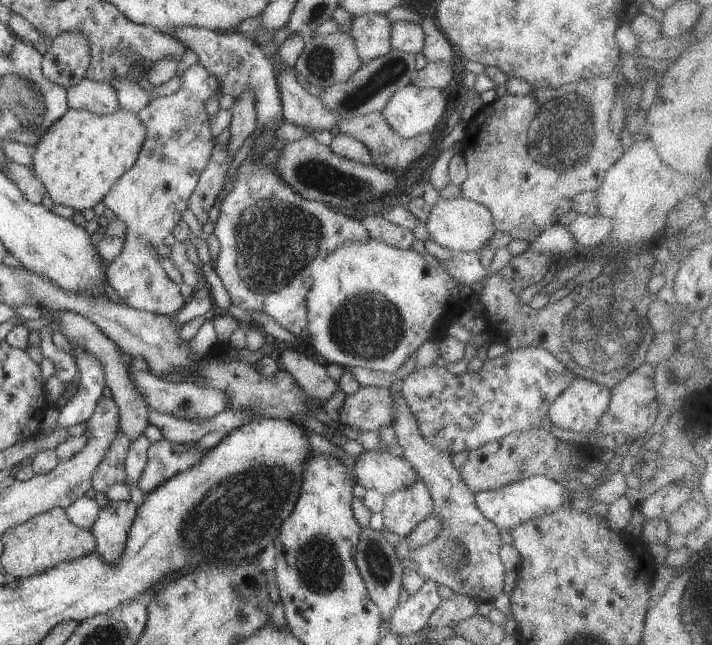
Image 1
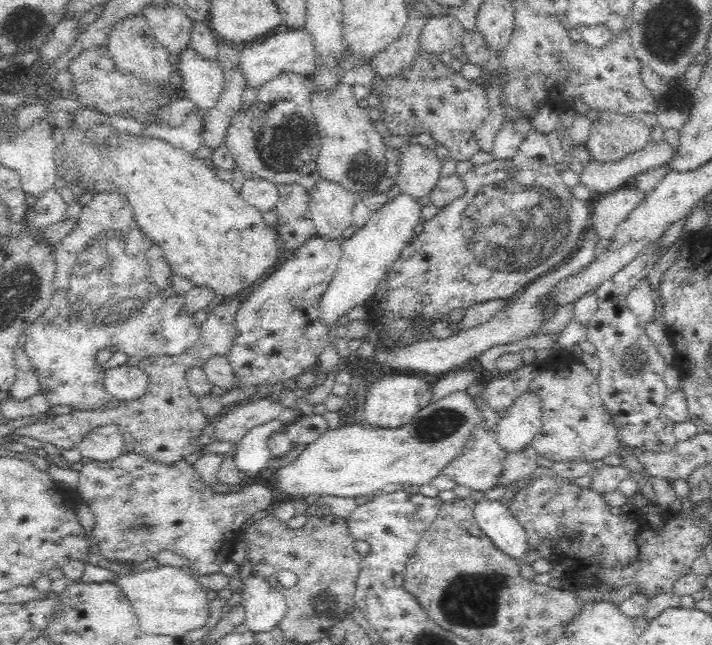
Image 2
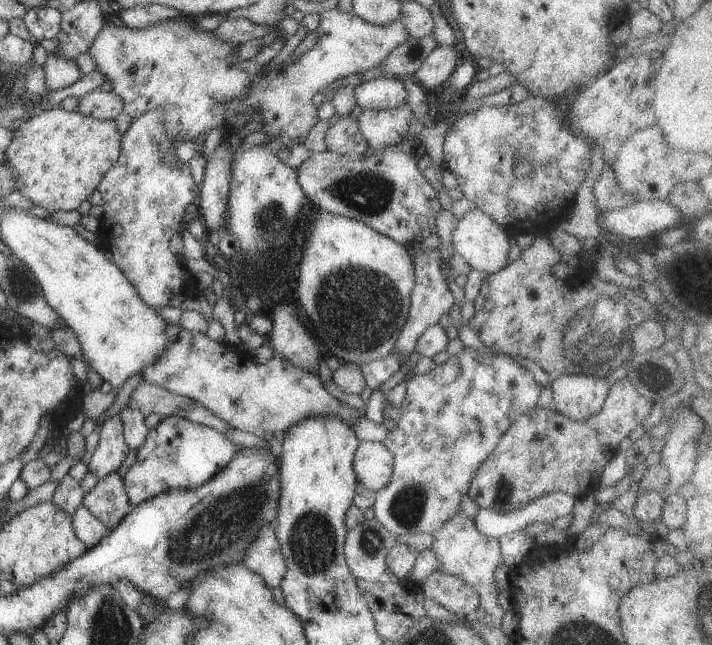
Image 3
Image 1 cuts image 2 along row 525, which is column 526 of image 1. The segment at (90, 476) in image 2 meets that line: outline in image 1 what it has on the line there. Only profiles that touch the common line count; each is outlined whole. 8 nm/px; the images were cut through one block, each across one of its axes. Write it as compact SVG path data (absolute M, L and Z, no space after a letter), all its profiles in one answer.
M596 78L588 81L569 83L559 88L545 87L535 89L527 96L518 97L505 95L498 97L493 103L486 104L468 123L468 133L462 141L466 164L469 171L468 179L461 185L464 201L473 201L487 208L493 220L494 231L503 231L510 234L514 239L532 242L541 235L548 227L557 223L570 208L570 200L579 193L598 190L602 185L604 176L609 169L625 154L626 149L620 134L616 133L611 126L611 112L617 99L617 86L610 78Z

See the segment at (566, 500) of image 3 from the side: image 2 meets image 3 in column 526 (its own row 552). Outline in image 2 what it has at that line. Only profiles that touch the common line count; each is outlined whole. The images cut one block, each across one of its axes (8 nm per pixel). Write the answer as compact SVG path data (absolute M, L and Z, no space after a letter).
M484 497L476 503L473 513L474 519L480 530L482 530L482 533L496 545L496 548L499 548L510 558L519 560L531 549L527 543L528 534L524 531L520 523L517 522L517 519L512 515L512 511L506 504L500 503L498 500L492 501Z

